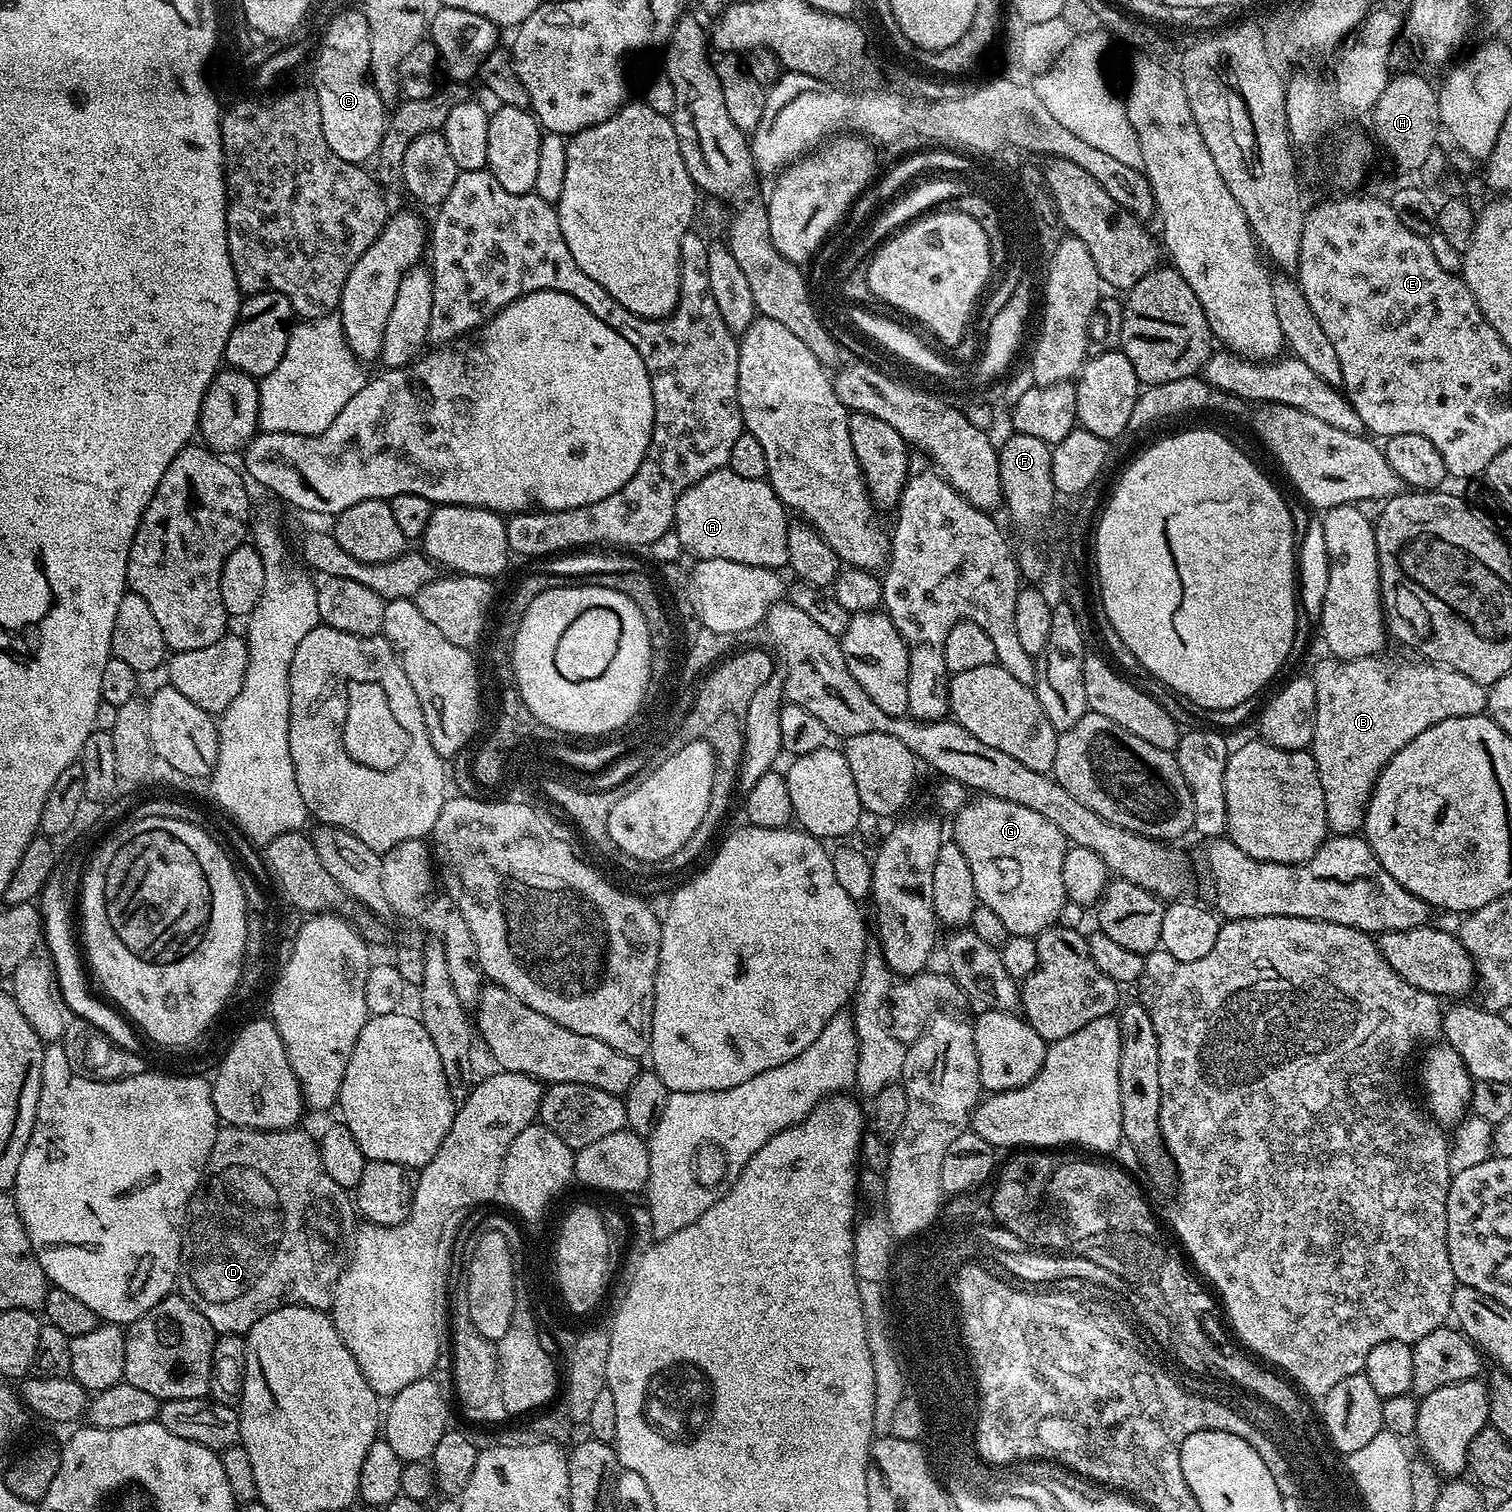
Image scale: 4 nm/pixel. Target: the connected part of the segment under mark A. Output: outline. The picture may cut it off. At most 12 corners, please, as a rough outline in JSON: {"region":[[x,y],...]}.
{"region":[[725,466],[680,495],[696,560],[780,570],[790,516],[767,479]]}

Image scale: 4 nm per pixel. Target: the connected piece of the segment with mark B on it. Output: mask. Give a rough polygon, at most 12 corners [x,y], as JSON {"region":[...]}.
{"region":[[1431,662],[1310,669],[1328,827],[1351,836],[1380,771],[1488,688]]}

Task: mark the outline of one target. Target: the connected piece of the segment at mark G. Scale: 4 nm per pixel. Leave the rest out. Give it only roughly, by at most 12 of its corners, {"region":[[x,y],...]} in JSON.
{"region":[[981,795],[955,813],[977,901],[1009,936],[1059,921],[1068,837]]}

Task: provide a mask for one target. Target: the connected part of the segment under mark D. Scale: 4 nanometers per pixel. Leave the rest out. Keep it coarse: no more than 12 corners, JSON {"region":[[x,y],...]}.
{"region":[[224,1126],[179,1295],[328,1310],[358,1213],[303,1127]]}

